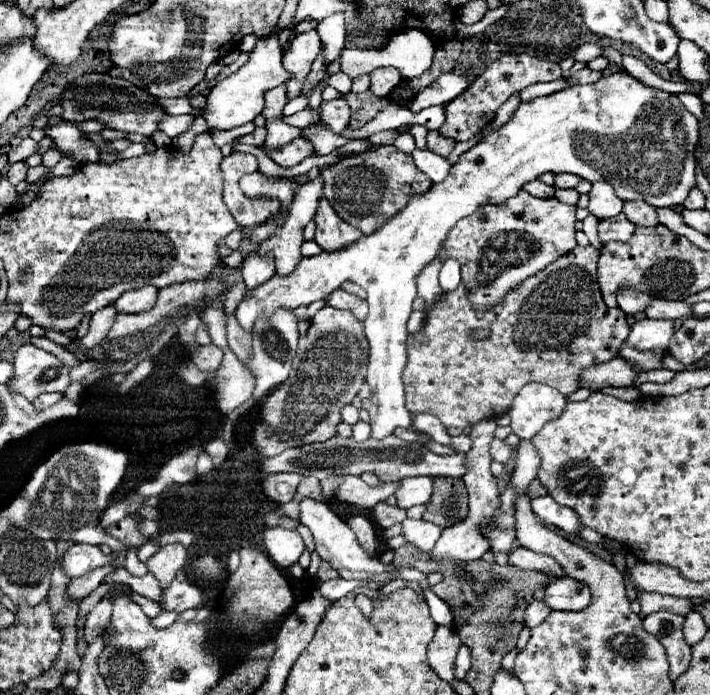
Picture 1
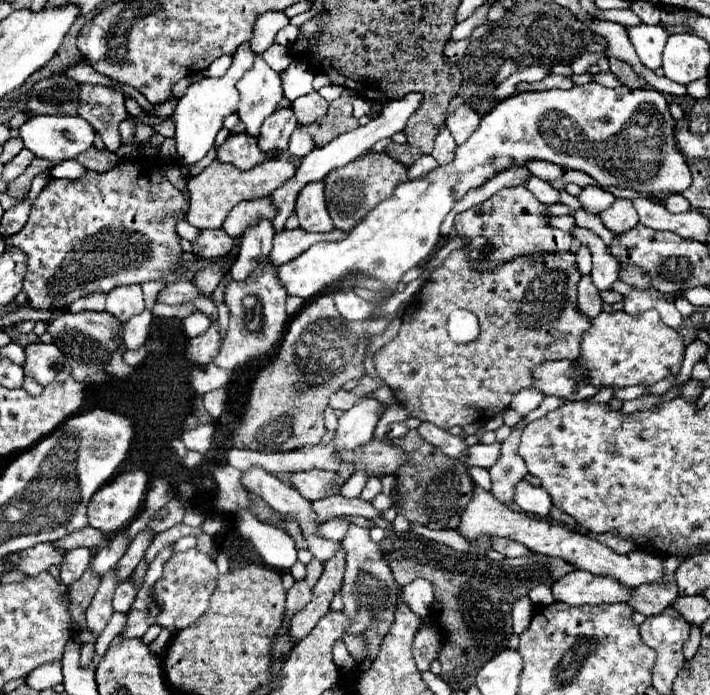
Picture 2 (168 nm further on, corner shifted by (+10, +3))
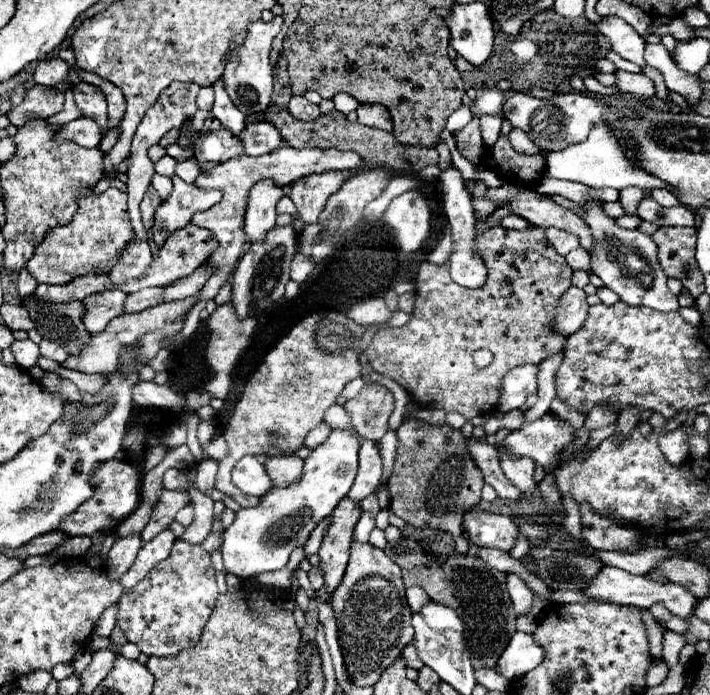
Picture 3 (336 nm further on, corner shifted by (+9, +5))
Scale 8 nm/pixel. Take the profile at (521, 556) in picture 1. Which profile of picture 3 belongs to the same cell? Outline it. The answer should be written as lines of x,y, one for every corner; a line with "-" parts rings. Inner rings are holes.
473,505
465,513
465,531
477,547
495,547
501,551
511,551
517,539
517,525
511,517
495,515

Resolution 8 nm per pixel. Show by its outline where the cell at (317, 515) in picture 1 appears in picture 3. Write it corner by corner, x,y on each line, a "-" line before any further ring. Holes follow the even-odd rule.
247,455
237,461
237,465
233,467
233,483
243,493
255,497
265,495
273,487
269,475
265,473
263,463
255,455

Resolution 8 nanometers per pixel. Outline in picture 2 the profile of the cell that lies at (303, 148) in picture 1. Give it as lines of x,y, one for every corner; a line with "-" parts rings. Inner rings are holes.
248,133
230,135
224,145
218,147
218,159
222,163
232,163
238,169
252,169
256,163
264,163
264,159
274,157
278,157
276,151
262,151
256,137
250,137

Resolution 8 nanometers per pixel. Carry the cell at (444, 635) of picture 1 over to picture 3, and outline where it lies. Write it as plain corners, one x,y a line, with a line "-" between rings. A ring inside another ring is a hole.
409,643
405,649
403,649
403,661
405,661
405,665
407,667
411,667
411,669
421,669
423,667
423,661
417,657
417,651
415,651
415,645
413,643

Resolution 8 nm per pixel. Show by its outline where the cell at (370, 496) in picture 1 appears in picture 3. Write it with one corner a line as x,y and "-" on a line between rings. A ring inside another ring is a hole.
281,455
281,457
265,457
265,471
269,473
269,479
273,485
291,485
297,481
303,473
303,459
297,455

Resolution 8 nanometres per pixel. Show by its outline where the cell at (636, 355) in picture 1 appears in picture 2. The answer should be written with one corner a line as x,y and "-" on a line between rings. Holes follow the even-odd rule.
624,311
600,313
592,319
592,327
582,335
582,353
576,359
586,369
586,377
594,385
652,385
662,377
680,371
684,359
682,337
664,325
656,311
646,311
638,317
626,315

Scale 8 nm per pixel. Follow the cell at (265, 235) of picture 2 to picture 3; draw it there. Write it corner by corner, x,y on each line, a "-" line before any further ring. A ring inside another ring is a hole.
271,179
259,181
249,191
249,201
245,209
245,233
249,241
261,241
269,229
275,225
275,205
285,197
283,187
275,185

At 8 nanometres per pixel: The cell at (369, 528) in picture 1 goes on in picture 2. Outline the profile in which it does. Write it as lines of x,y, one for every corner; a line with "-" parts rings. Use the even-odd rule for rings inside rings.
350,525
348,533
342,539
342,547
346,551
346,573
344,573
344,585
342,585
342,599
344,599
344,613
350,617
352,625
348,633
366,633
368,645
366,645
366,659
374,659
380,647
382,637
388,633
390,623
394,619
396,609
396,589
400,587
390,567
386,565
382,553
378,551
378,545
372,543
368,529
-
364,575
370,575
372,581
362,581

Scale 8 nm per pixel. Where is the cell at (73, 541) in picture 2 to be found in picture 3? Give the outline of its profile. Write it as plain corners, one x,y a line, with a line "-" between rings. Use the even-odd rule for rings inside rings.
61,531
45,533
43,537
37,537
37,539
29,541
27,545
21,545
21,549
9,549
9,557
31,557
31,555
41,555
41,553
45,555
45,553
53,551
65,539
69,539
69,537

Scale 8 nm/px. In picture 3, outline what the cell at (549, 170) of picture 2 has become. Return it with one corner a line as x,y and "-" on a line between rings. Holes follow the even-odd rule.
511,129
509,141
511,141
511,145
513,145
519,153
529,155
529,153
537,153
537,151
539,151
539,149
535,147
535,143
529,141
529,137
525,135
525,131
521,131
521,129

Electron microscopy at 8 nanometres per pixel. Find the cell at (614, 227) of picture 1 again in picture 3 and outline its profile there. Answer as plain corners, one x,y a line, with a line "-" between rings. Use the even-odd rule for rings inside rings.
627,187
621,191
621,197
619,197
619,203
623,205
623,209
627,211
627,215
635,215
637,213
637,205
639,201
645,197
645,193
641,189
633,189
633,187

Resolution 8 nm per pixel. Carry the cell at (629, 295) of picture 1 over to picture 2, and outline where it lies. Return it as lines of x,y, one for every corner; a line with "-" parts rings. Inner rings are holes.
576,227
572,233
582,245
590,247
592,253
592,281
598,287
598,291
610,291
612,285
620,277
620,265
612,255
608,253
608,247
602,243
602,239
588,229

